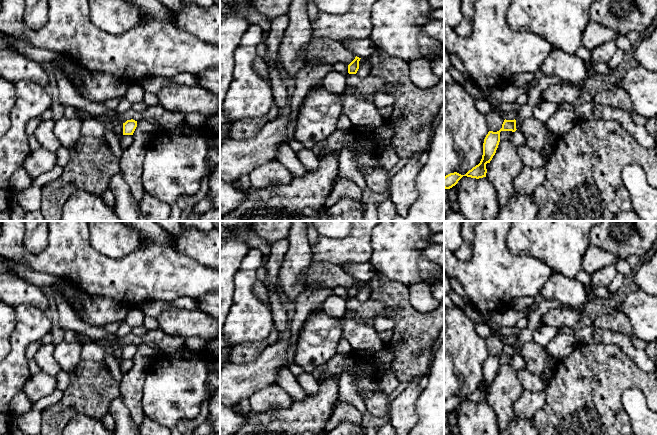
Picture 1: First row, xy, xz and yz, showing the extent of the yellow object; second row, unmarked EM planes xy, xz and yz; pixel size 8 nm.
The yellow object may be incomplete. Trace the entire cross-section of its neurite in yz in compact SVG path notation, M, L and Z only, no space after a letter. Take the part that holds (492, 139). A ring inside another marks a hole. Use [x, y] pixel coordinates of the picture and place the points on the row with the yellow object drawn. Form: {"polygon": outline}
{"polygon": "M504 120L502 124L502 128L497 131L489 131L486 135L483 143L483 155L480 163L473 167L471 170L469 170L465 175L461 175L457 172L450 173L444 177L444 188L450 189L453 186L455 186L458 181L463 177L471 177L471 178L483 178L486 177L487 169L486 164L490 163L493 156L496 153L496 150L498 148L499 142L500 142L500 132L501 131L512 131L515 132L516 129L516 120Z"}

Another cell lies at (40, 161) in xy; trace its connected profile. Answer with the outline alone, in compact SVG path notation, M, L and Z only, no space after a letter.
M43 147L31 151L23 163L23 168L33 179L49 172L56 165L56 152Z

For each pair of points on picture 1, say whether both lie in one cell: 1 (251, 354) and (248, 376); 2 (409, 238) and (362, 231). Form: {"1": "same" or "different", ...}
{"1": "different", "2": "different"}

